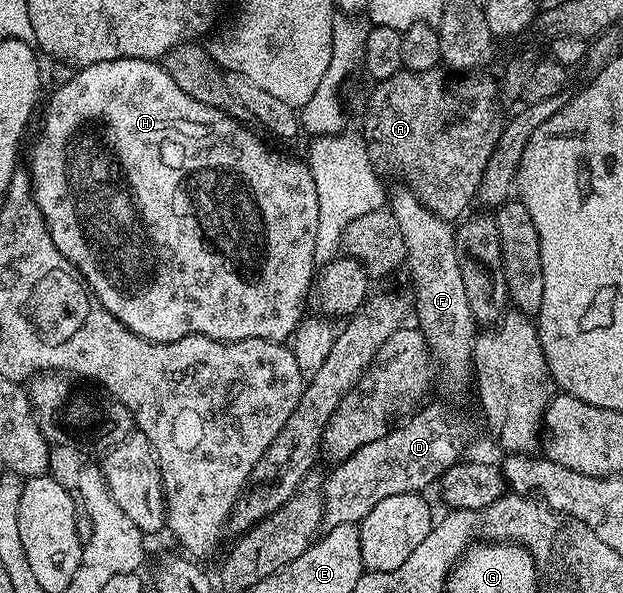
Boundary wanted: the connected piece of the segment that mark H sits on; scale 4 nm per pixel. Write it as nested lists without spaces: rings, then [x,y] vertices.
[[[118,58],[110,62],[85,64],[77,67],[59,87],[60,89],[53,94],[52,101],[48,104],[48,113],[45,114],[44,121],[40,124],[40,133],[37,134],[36,141],[32,144],[32,168],[30,167],[32,196],[36,199],[36,205],[42,214],[42,218],[46,222],[48,233],[54,242],[54,246],[62,253],[65,261],[75,269],[80,279],[84,281],[92,295],[99,300],[103,308],[110,310],[110,314],[114,314],[114,318],[118,318],[118,322],[122,322],[134,334],[138,334],[150,342],[158,342],[159,344],[169,344],[178,338],[186,338],[187,336],[205,336],[206,338],[214,338],[215,340],[262,338],[263,340],[287,341],[302,323],[302,317],[305,315],[305,313],[303,314],[304,299],[306,301],[309,299],[310,289],[314,284],[314,273],[318,268],[316,258],[316,250],[318,247],[316,242],[318,238],[318,189],[314,186],[312,171],[308,168],[307,163],[305,163],[303,159],[291,160],[288,156],[279,156],[278,153],[271,152],[271,150],[247,128],[247,123],[229,116],[228,113],[222,111],[221,108],[206,106],[202,102],[197,102],[195,98],[190,98],[190,94],[182,94],[182,90],[178,90],[178,86],[174,86],[174,78],[170,78],[170,74],[166,74],[166,70],[155,60]]]

